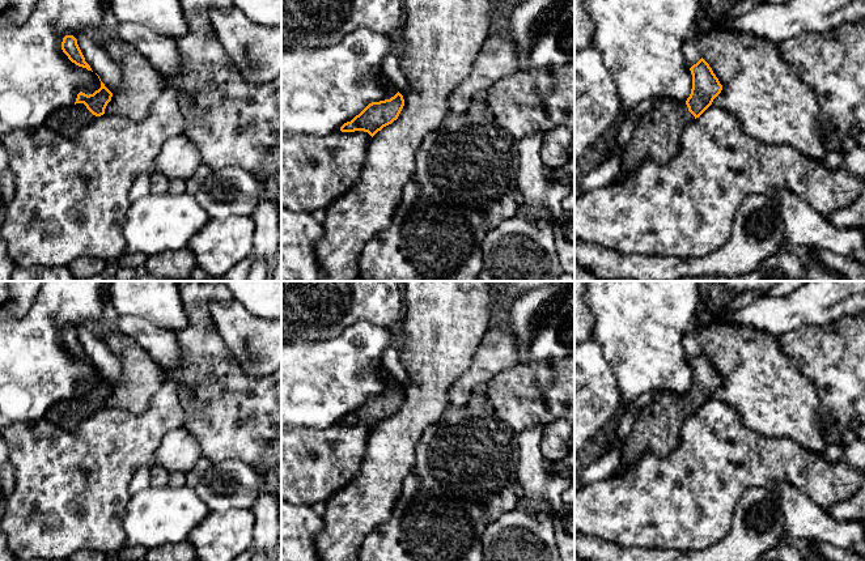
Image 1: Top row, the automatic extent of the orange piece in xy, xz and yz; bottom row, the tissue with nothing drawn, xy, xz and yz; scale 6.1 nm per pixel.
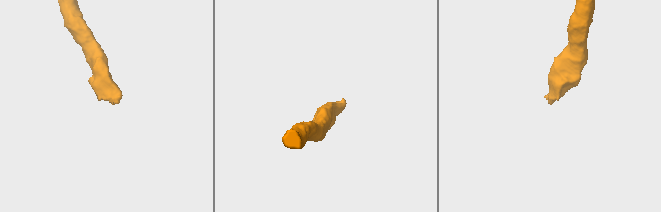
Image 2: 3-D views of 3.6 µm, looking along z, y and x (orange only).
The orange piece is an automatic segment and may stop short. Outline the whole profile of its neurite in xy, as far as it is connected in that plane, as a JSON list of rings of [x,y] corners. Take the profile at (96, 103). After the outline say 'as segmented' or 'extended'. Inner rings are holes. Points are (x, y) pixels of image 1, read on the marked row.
[[[101,81],[101,88],[93,94],[80,92],[72,106],[55,110],[46,120],[44,126],[67,139],[76,139],[80,131],[105,114],[113,93]]] | extended

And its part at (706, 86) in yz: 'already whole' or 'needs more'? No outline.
needs more

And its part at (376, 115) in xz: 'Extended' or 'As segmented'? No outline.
Extended

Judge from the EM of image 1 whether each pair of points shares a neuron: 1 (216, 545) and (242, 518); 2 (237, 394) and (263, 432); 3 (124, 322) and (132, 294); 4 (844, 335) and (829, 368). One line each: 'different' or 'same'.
1: same
2: same
3: different
4: same

